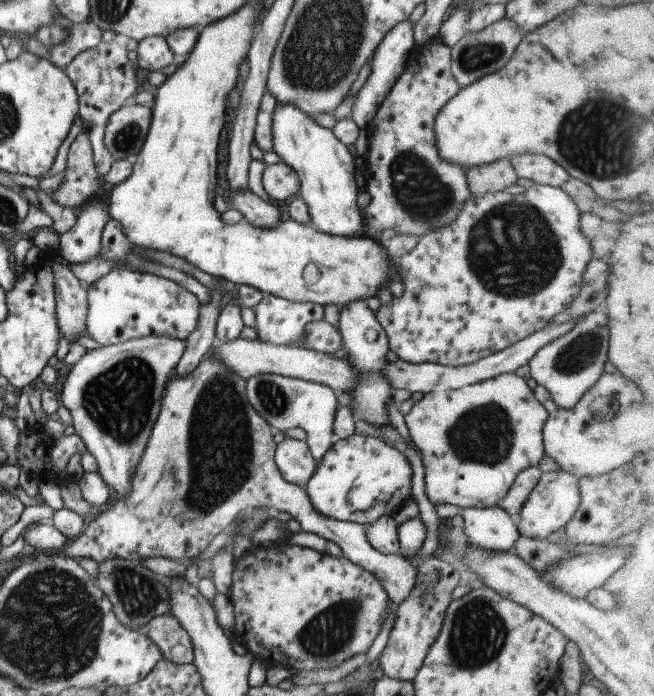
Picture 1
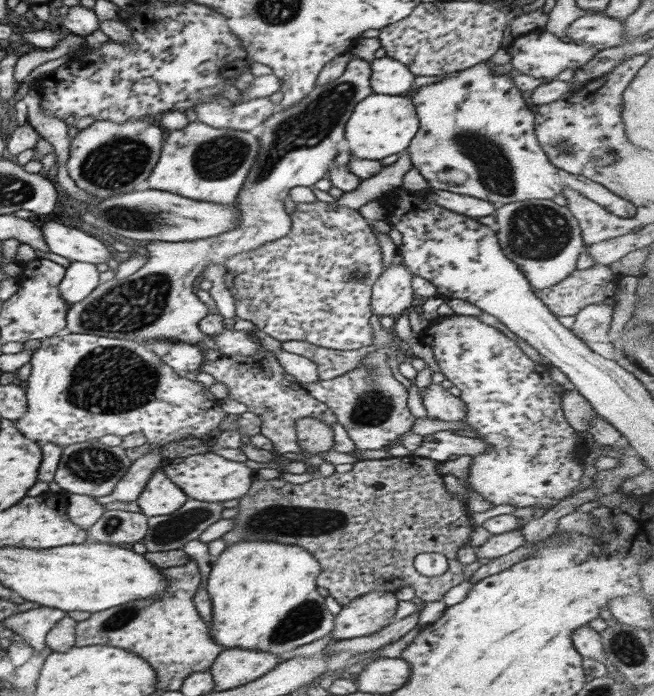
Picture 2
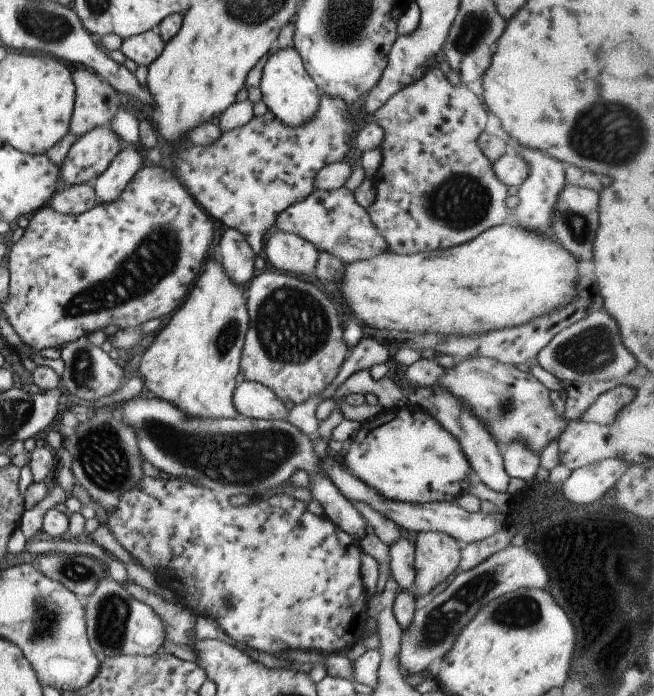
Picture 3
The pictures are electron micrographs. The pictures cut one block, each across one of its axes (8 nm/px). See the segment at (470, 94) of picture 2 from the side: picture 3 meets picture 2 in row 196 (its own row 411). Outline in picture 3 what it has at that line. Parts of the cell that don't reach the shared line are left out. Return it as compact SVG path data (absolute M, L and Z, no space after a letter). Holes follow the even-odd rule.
M474 357L458 362L455 367L446 369L438 385L442 385L452 391L469 409L485 424L485 427L493 434L497 443L504 448L509 442L520 439L533 453L540 453L552 440L564 432L567 419L560 418L552 408L549 391L532 373L519 371L512 365L504 365L496 359L486 357ZM614 386L614 388L602 393L594 401L594 404L587 408L587 412L583 414L582 419L603 425L612 424L619 412L627 404L630 404L634 397L635 390L631 386Z

